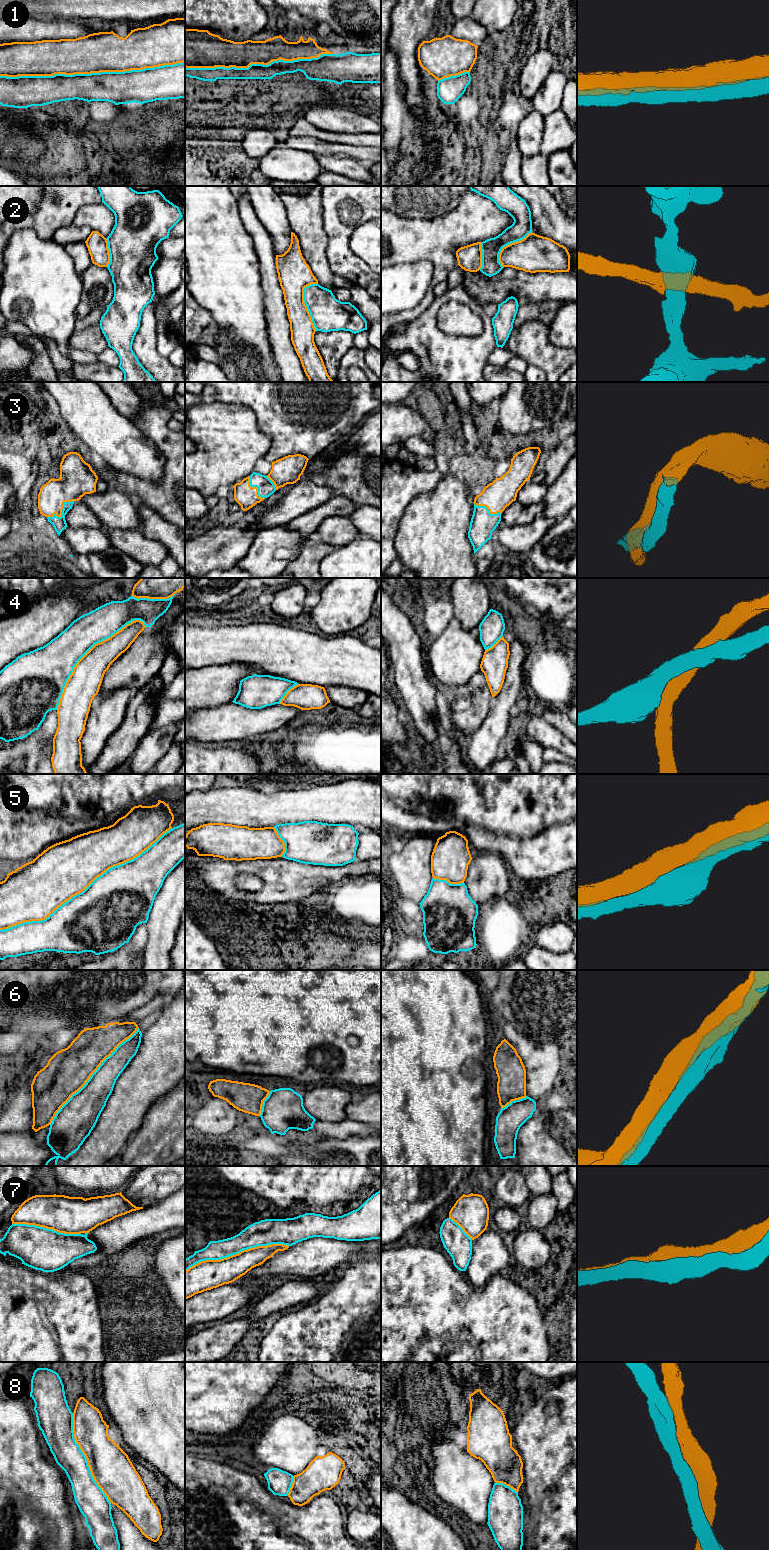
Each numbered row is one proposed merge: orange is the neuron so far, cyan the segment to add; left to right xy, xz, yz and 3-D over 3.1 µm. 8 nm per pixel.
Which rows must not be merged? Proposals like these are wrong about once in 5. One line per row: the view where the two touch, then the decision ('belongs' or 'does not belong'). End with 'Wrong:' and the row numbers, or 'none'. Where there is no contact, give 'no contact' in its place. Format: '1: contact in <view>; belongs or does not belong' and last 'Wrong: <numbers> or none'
1: contact in xy; belongs
2: contact in xz; does not belong
3: contact in xy; belongs
4: contact in xy; does not belong
5: contact in xy; belongs
6: contact in xy; does not belong
7: contact in xz; does not belong
8: contact in xy; does not belong
Wrong: 2, 4, 6, 7, 8

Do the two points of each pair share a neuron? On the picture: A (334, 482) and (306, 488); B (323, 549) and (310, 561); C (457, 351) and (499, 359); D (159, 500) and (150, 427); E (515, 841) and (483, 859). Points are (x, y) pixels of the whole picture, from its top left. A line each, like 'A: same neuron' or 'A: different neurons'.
A: different neurons
B: same neuron
C: different neurons
D: same neuron
E: different neurons

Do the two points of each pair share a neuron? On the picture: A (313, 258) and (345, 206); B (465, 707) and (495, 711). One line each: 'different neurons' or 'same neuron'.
A: different neurons
B: different neurons

